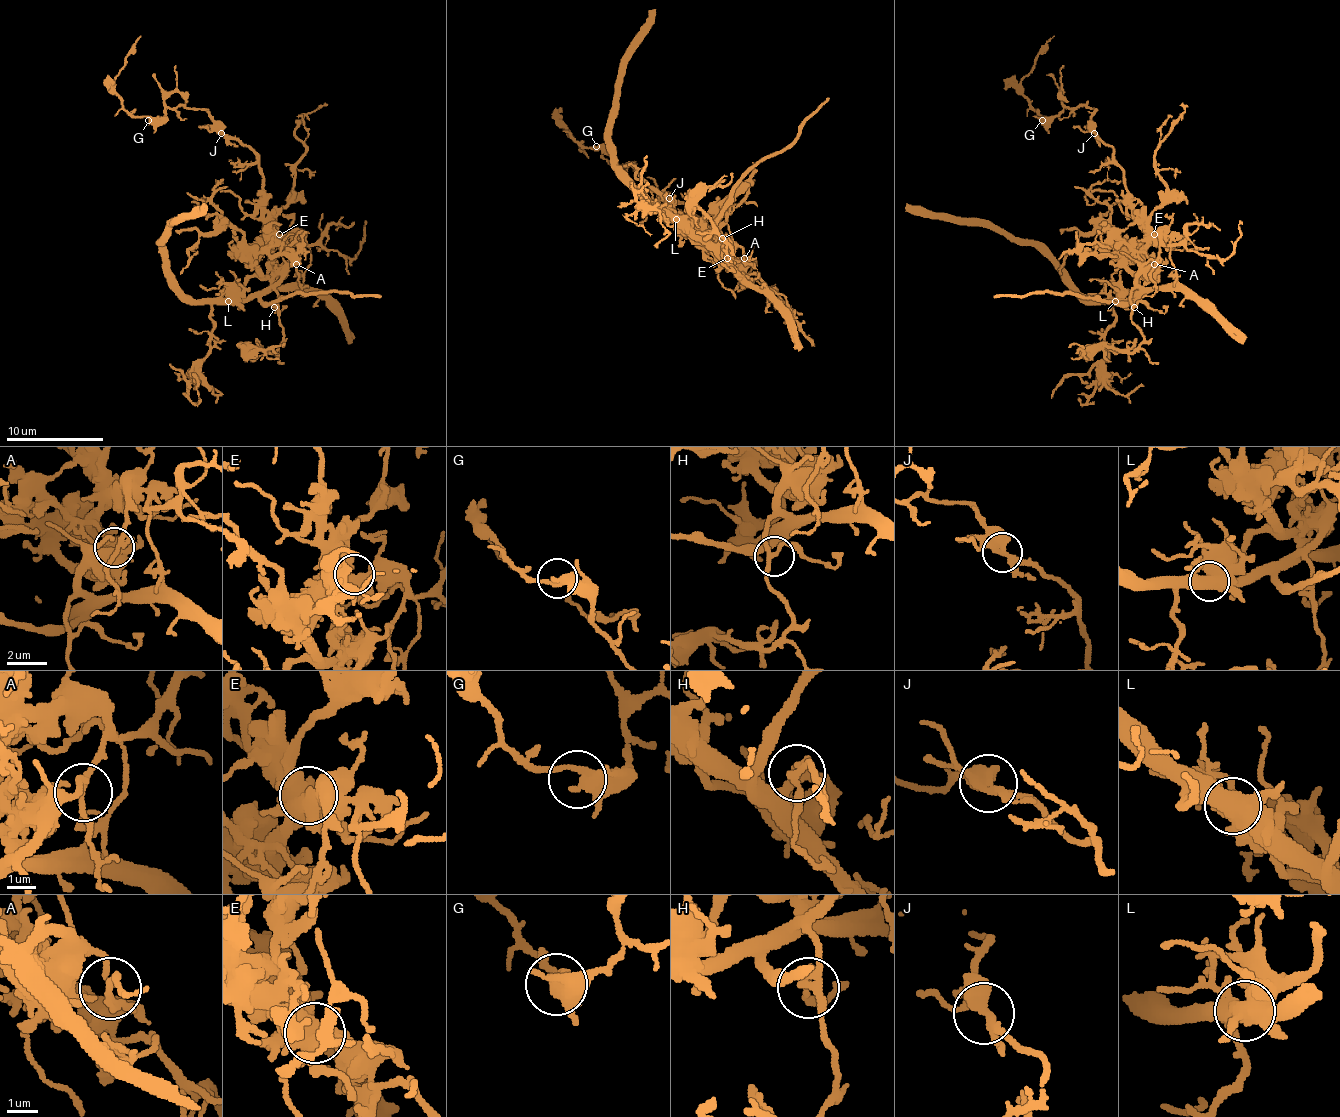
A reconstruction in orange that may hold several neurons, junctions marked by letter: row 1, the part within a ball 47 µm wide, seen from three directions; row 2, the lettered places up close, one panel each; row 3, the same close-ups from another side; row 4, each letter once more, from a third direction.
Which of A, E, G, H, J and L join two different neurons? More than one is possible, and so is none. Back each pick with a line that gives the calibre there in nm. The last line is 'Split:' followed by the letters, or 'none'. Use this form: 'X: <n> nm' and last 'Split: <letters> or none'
J: 320 nm
L: 750 nm
Split: J, L

